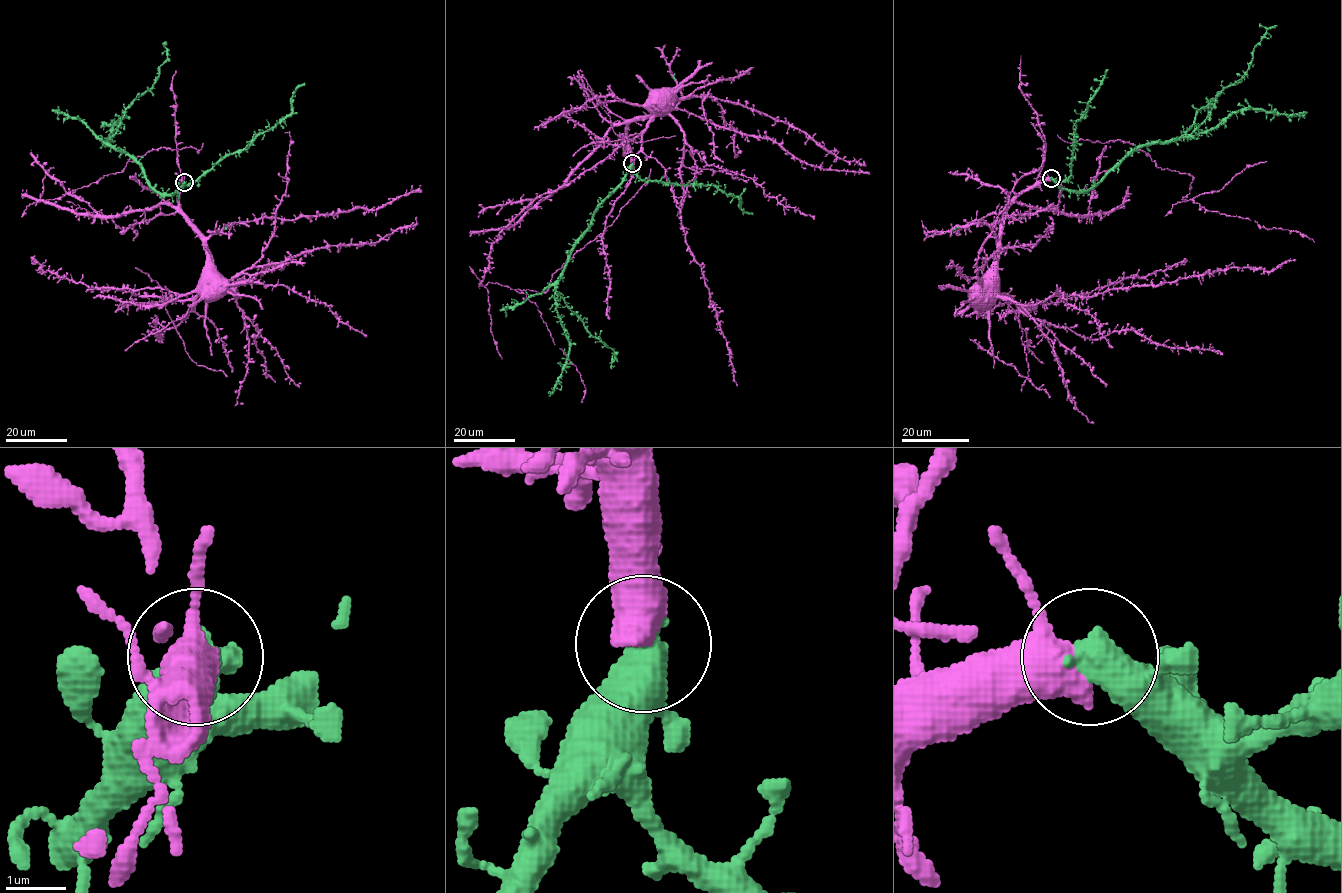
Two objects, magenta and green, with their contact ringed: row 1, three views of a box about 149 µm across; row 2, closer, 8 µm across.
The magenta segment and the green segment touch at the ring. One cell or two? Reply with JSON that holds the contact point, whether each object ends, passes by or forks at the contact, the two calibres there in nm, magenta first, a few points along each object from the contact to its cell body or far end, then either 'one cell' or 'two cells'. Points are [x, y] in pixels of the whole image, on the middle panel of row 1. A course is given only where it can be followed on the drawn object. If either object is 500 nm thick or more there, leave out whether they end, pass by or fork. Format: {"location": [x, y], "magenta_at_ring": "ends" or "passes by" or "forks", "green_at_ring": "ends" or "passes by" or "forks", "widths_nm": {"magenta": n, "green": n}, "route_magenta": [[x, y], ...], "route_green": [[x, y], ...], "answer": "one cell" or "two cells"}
{"location": [632, 163], "widths_nm": {"magenta": 460, "green": 600}, "route_magenta": [[632, 162], [627, 126], [633, 120], [651, 115], [667, 99], [662, 99]], "route_green": [[632, 162], [577, 242], [556, 284], [585, 328], [615, 352], [612, 369]], "answer": "one cell"}

